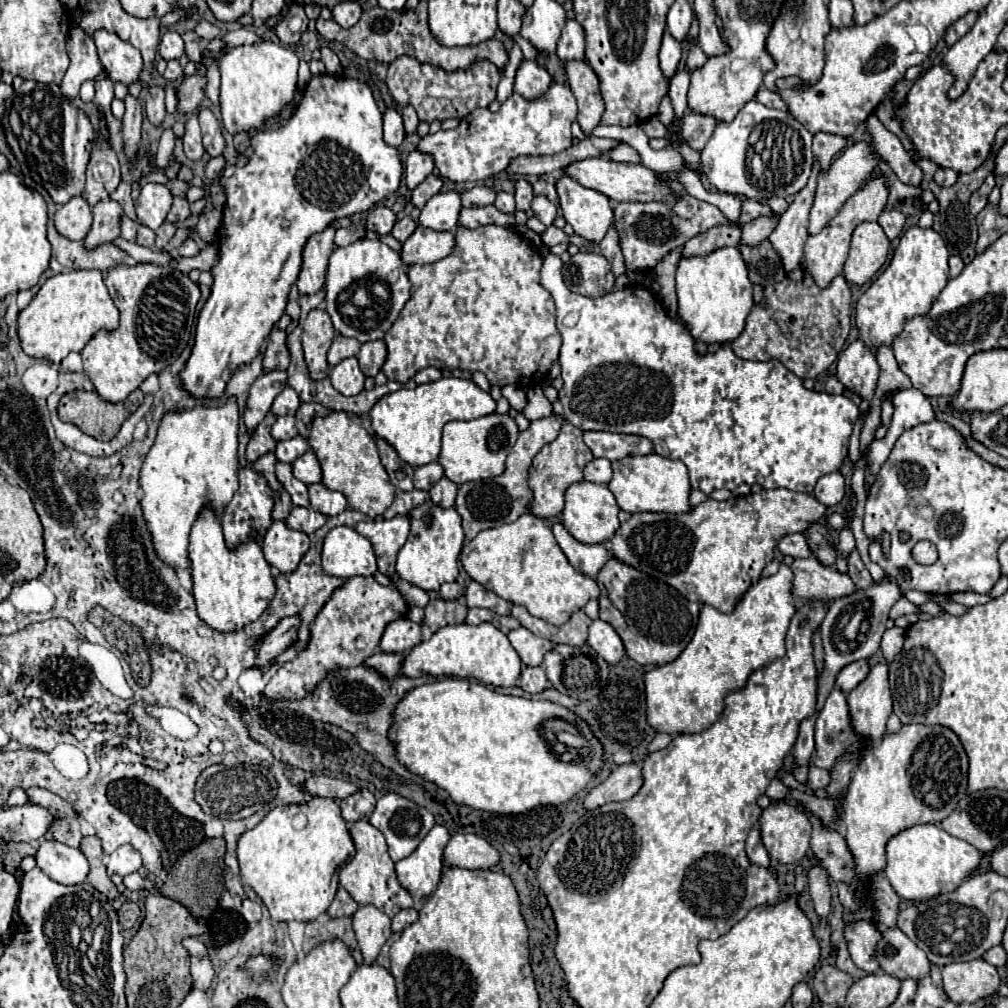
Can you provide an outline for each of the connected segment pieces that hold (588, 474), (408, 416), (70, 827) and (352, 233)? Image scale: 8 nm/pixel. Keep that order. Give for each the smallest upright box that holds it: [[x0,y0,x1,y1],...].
[[585,458,613,484],[369,376,495,468],[25,786,81,848],[335,226,365,246]]

